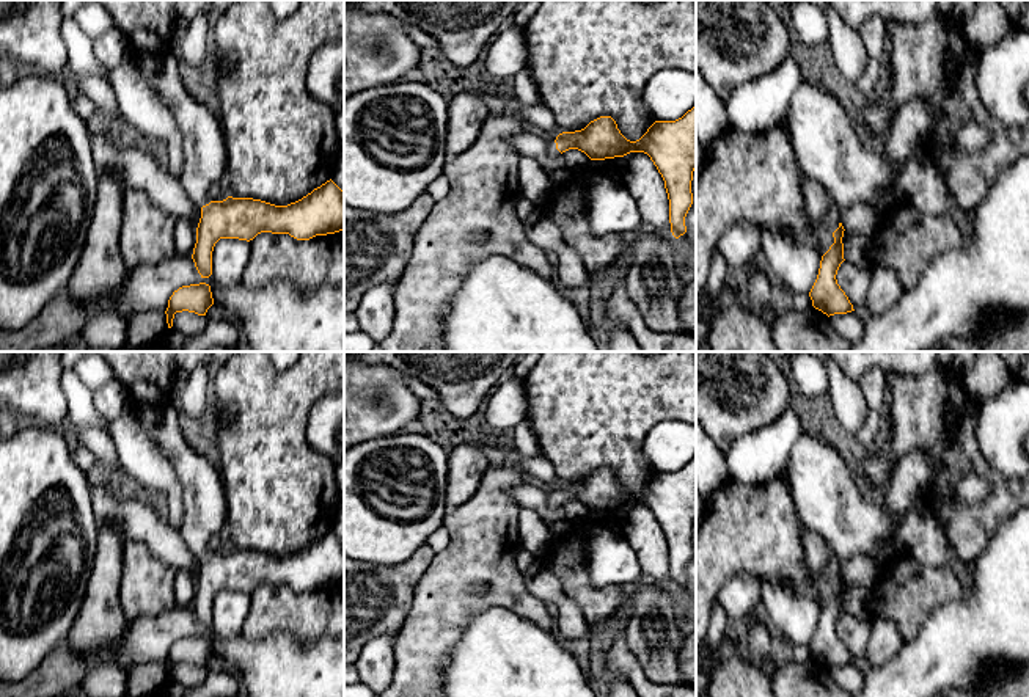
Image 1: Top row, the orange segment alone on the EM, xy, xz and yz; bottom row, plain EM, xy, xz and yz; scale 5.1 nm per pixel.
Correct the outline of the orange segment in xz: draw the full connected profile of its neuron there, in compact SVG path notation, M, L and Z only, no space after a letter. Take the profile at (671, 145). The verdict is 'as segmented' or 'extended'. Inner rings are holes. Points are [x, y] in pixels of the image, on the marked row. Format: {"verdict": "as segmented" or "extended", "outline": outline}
{"verdict": "extended", "outline": "M696 105L676 121L655 121L636 141L627 140L611 116L600 116L581 130L562 132L548 141L551 157L569 149L578 149L591 160L647 154L665 181L671 232L676 239L687 232L685 217L693 204L696 170Z"}

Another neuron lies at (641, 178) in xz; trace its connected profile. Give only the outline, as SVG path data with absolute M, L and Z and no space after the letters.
M644 152L624 155L621 177L636 201L644 226L661 235L672 235L665 181L650 157Z

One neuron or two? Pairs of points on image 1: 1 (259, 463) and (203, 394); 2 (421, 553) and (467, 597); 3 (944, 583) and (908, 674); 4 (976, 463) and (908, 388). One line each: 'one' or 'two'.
1: two
2: two
3: two
4: one

